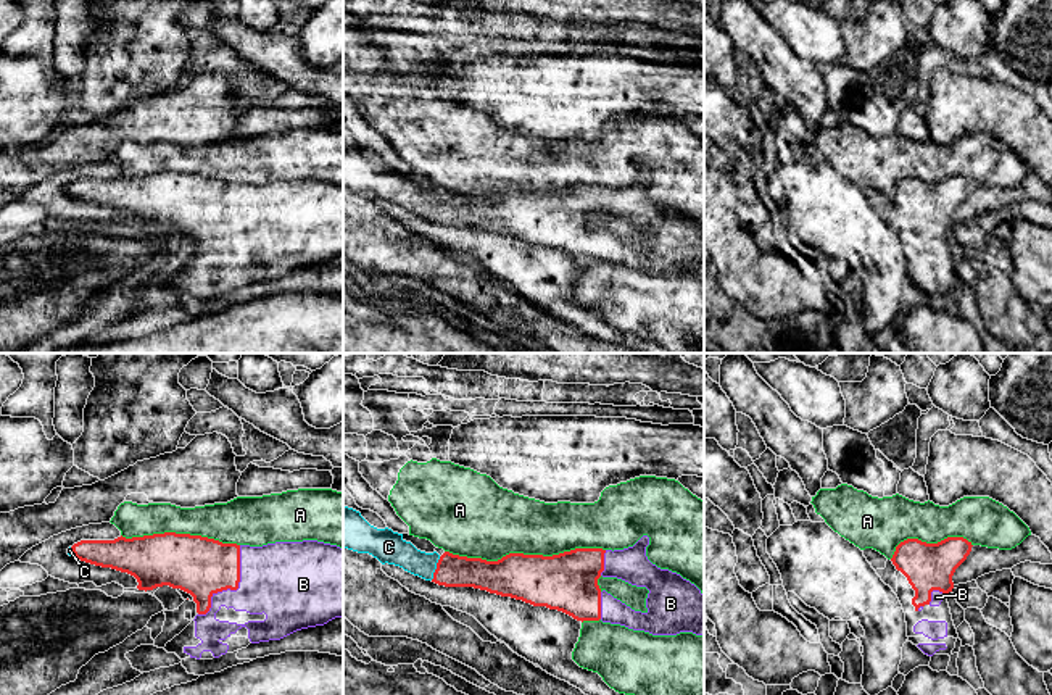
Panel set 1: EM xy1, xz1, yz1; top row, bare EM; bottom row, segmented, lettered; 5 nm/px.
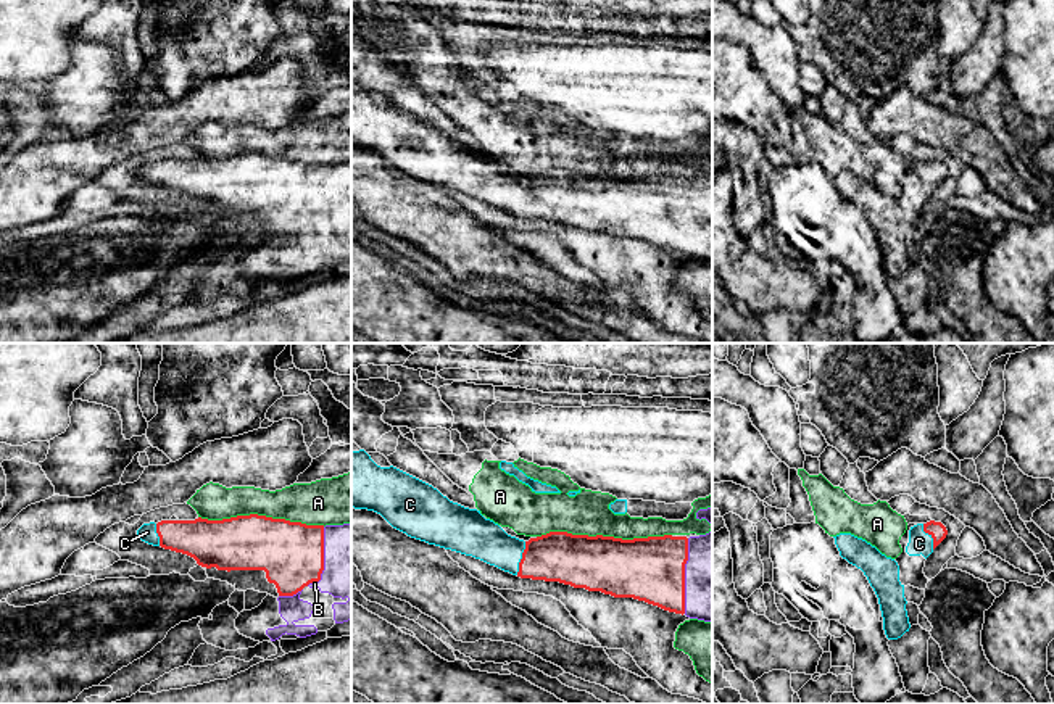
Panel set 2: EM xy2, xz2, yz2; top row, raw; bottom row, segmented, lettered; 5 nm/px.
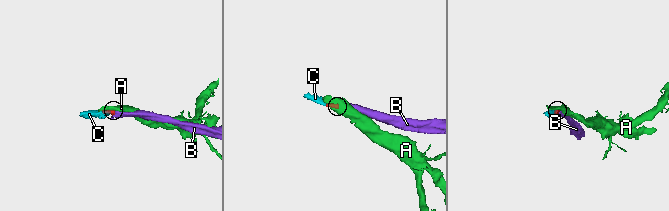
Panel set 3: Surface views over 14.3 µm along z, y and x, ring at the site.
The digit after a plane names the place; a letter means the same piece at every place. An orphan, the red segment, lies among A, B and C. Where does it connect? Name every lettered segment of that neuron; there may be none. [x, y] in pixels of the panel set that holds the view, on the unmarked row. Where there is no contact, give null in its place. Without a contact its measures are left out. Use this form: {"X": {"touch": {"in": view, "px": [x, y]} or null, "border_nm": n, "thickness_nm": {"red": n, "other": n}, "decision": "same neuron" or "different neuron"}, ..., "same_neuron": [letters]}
{"A": {"touch": {"in": "xz1", "px": [524, 194]}, "border_nm": 800, "thickness_nm": {"red": 280, "other": 380}, "decision": "different neuron"}, "B": {"touch": {"in": "xy1", "px": [234, 228]}, "border_nm": 400, "thickness_nm": {"red": 300, "other": 380}, "decision": "same neuron"}, "C": {"touch": {"in": "xz2", "px": [522, 197]}, "border_nm": 180, "thickness_nm": {"red": 260, "other": 200}, "decision": "same neuron"}, "same_neuron": ["B", "C"]}

